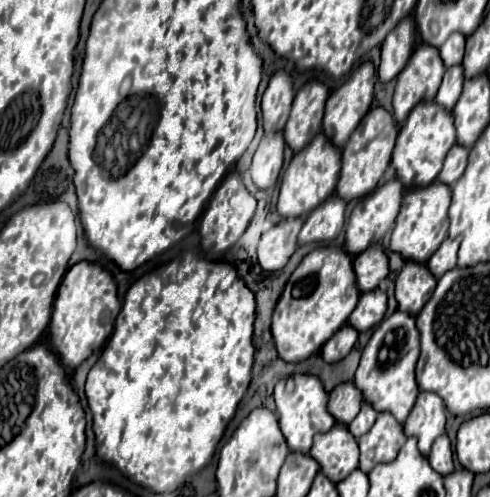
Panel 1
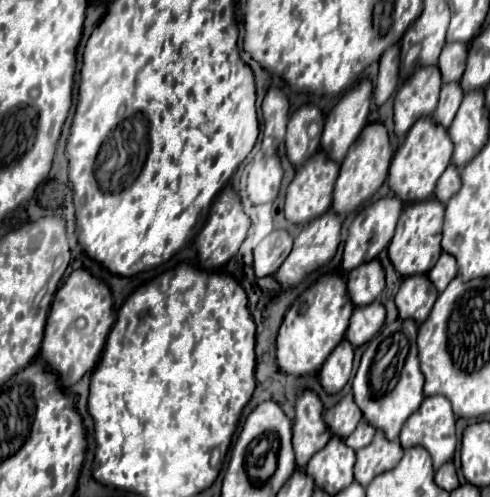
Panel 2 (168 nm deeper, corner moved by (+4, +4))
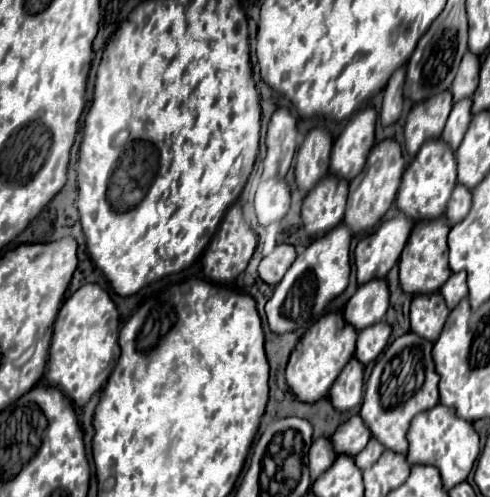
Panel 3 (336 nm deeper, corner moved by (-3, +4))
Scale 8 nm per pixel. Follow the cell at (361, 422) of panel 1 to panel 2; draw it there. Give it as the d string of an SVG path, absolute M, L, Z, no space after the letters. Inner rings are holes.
M360 419L360 423L354 429L354 433L350 437L346 437L346 445L352 447L352 449L362 449L364 445L368 445L372 441L374 431L376 429L366 419Z

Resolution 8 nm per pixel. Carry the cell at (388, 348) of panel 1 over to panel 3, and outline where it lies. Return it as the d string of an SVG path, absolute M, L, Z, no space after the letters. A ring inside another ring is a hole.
M407 333L397 337L385 353L377 359L373 373L365 387L365 397L361 405L361 419L371 431L371 435L389 451L407 453L407 429L411 419L427 409L433 409L439 403L439 375L435 373L435 363L431 359L433 343L415 335Z

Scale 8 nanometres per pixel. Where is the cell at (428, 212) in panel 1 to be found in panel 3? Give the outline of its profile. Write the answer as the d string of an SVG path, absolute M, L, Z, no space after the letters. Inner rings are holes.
M447 219L443 221L427 221L427 225L415 225L411 231L411 237L403 249L401 261L399 261L399 279L401 279L401 289L411 295L429 295L437 293L445 281L451 277L449 261L447 261L447 235L449 235L451 225L447 225Z

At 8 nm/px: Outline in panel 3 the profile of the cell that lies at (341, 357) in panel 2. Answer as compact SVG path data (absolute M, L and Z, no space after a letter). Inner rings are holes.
M351 359L343 373L339 375L339 381L331 387L331 403L337 411L351 411L355 409L363 399L363 365L359 361Z

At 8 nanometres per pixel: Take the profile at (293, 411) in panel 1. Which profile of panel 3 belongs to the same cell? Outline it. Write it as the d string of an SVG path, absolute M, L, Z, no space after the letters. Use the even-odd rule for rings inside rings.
M315 439L311 445L309 453L309 469L311 469L311 479L315 481L319 475L323 475L335 461L335 451L331 449L329 439Z

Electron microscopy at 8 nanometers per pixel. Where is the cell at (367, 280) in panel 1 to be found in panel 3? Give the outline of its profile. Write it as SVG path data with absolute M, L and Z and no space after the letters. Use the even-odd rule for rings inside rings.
M369 281L361 285L345 307L345 321L363 331L379 321L383 321L389 307L389 287L387 281Z

